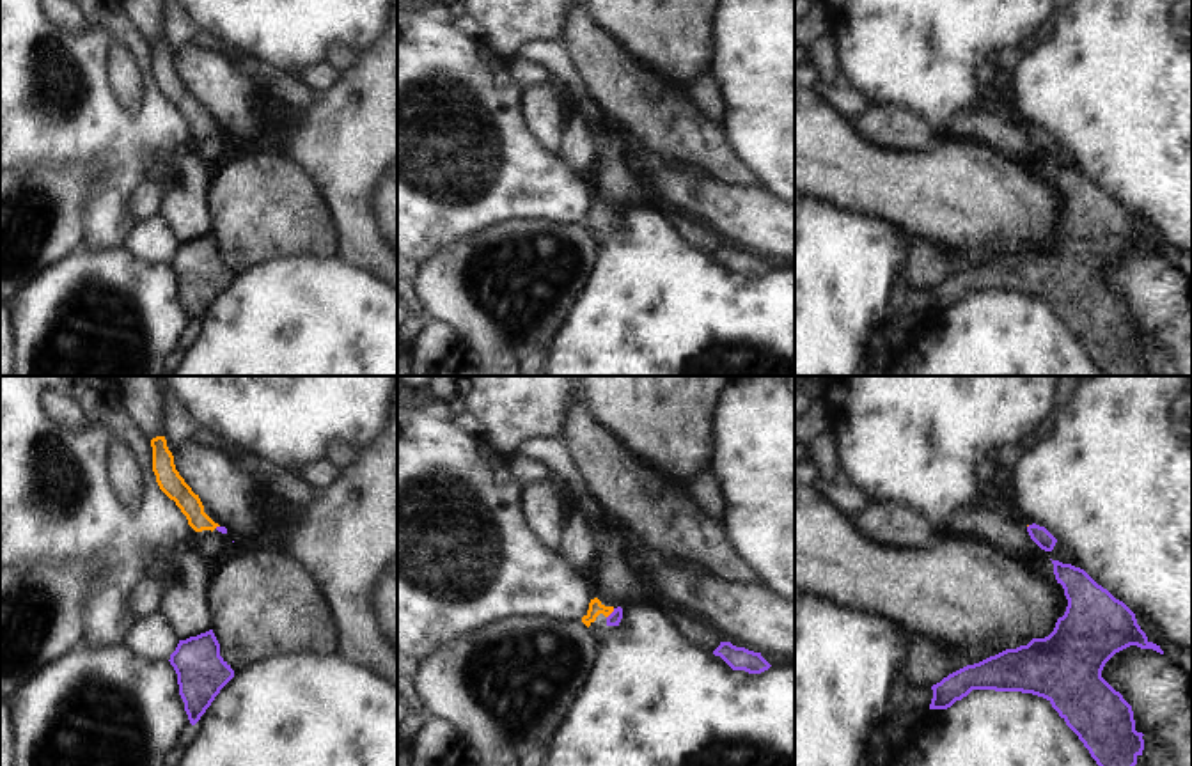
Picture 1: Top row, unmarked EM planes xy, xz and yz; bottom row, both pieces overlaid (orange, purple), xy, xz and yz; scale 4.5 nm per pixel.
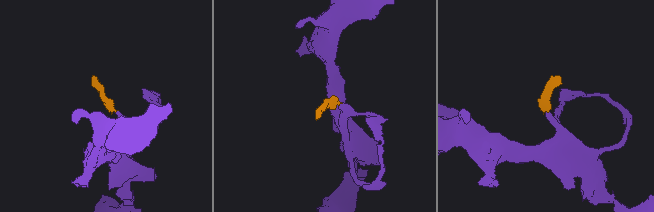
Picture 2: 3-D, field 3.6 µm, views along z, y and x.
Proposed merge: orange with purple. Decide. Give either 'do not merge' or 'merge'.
merge

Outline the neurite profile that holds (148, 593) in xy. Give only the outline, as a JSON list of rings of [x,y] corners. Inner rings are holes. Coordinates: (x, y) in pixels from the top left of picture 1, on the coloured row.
[[[144,576],[131,590],[133,612],[140,619],[161,606],[161,598],[165,592],[165,582],[158,576]]]

